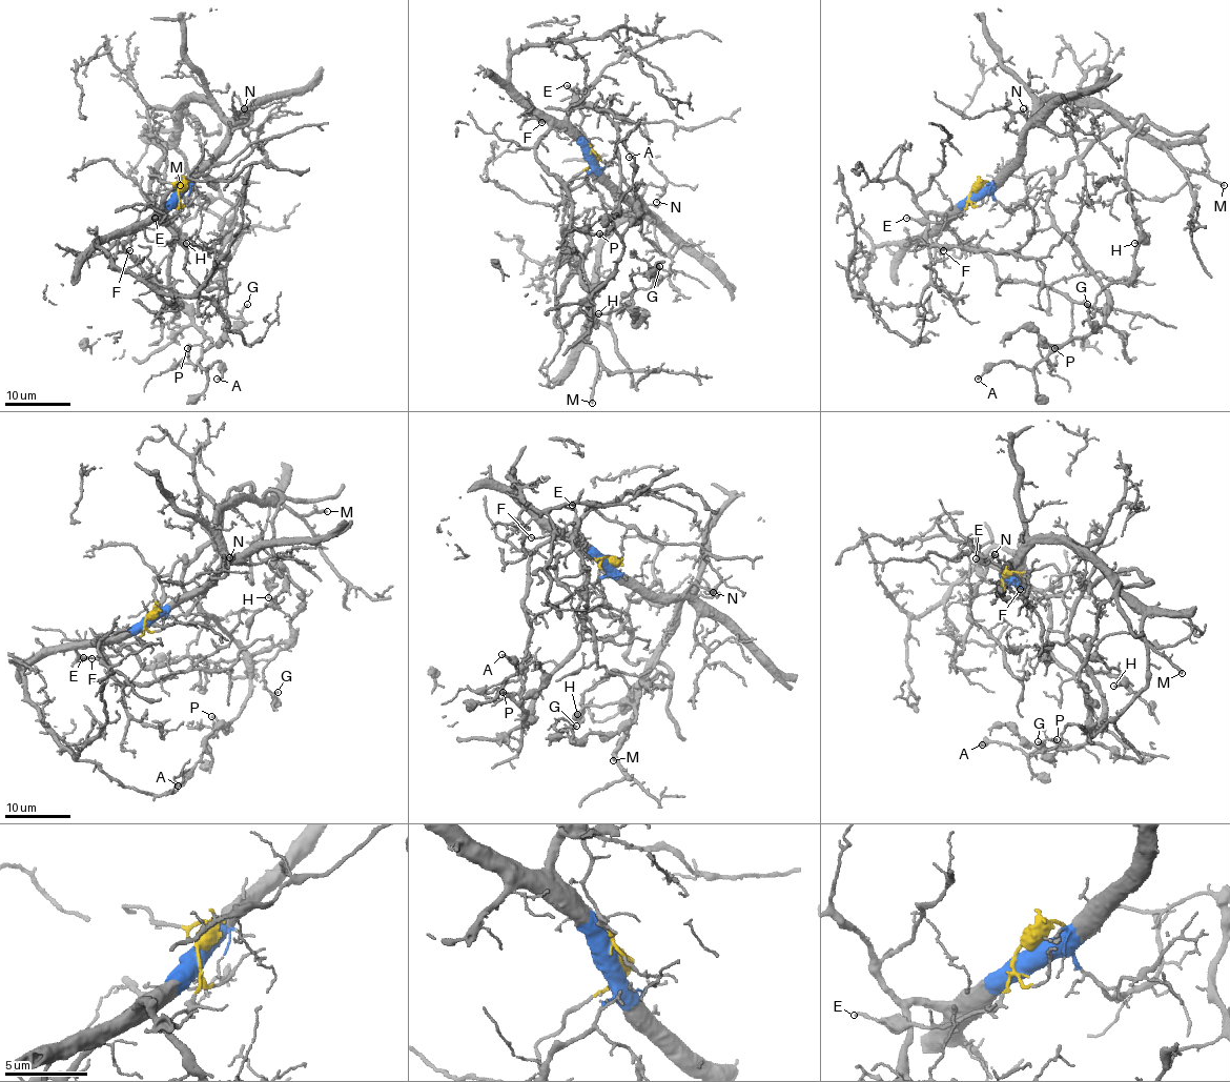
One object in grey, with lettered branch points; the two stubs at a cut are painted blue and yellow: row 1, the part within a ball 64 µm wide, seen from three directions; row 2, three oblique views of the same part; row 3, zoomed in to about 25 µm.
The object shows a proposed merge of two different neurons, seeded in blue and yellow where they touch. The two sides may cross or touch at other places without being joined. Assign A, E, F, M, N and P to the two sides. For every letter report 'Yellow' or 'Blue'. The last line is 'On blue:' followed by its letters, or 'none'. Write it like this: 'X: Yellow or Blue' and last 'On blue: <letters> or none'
A: Yellow
E: Yellow
F: Blue
M: Blue
N: Blue
P: Yellow
On blue: F, M, N

